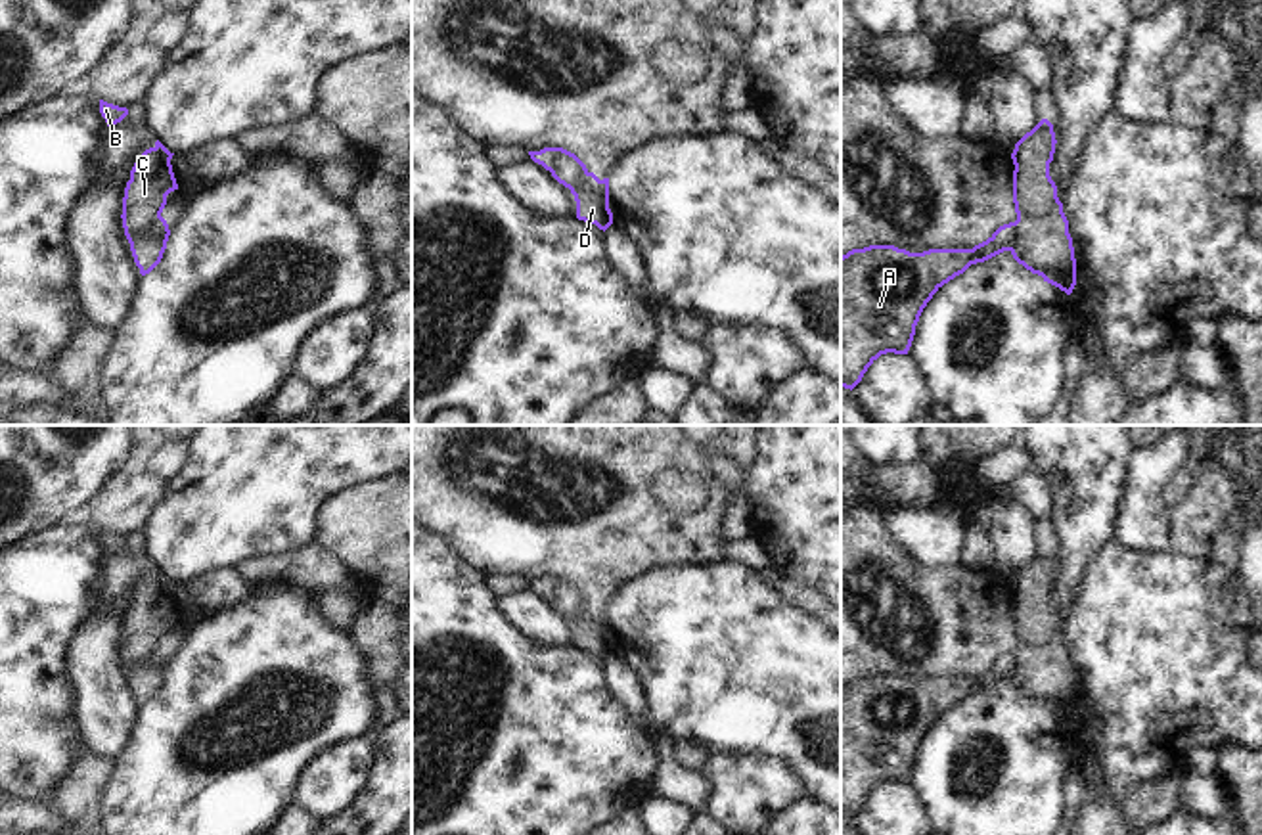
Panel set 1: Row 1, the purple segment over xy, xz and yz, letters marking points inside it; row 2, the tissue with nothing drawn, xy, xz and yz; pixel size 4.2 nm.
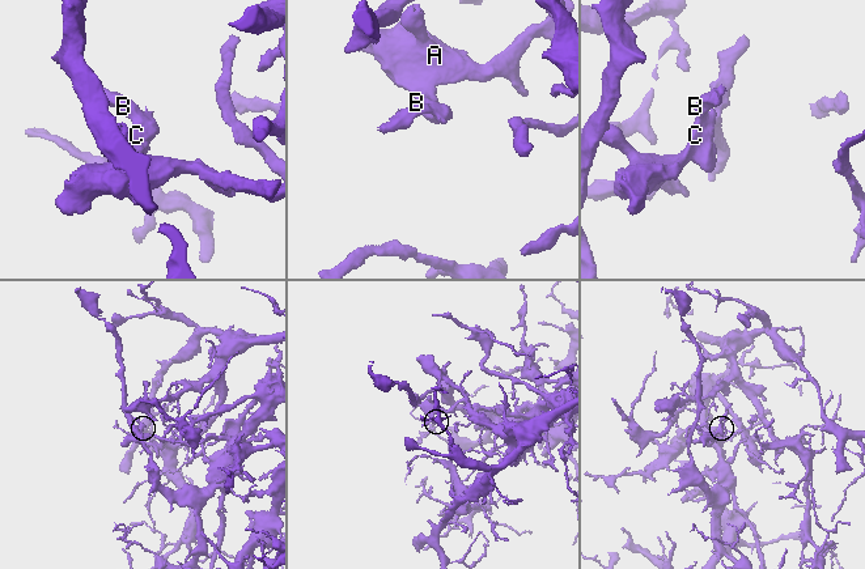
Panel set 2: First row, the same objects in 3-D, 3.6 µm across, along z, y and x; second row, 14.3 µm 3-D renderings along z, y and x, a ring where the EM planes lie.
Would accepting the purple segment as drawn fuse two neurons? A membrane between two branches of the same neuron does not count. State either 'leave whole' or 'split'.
split

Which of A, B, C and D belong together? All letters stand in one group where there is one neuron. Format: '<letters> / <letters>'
A B C / D

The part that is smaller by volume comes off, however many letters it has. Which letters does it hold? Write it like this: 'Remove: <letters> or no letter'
Remove: D

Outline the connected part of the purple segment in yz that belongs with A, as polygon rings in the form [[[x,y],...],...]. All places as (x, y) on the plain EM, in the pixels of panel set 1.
[[[1009,651],[973,678],[910,682],[869,674],[843,684],[841,816],[852,820],[881,783],[908,783],[933,724],[971,693],[1009,680],[1015,663],[1017,655]]]

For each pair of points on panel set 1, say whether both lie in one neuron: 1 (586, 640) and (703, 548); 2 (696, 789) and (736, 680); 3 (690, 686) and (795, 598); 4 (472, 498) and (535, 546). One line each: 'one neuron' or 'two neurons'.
1: one neuron
2: two neurons
3: two neurons
4: one neuron

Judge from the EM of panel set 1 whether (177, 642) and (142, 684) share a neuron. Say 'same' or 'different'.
same

